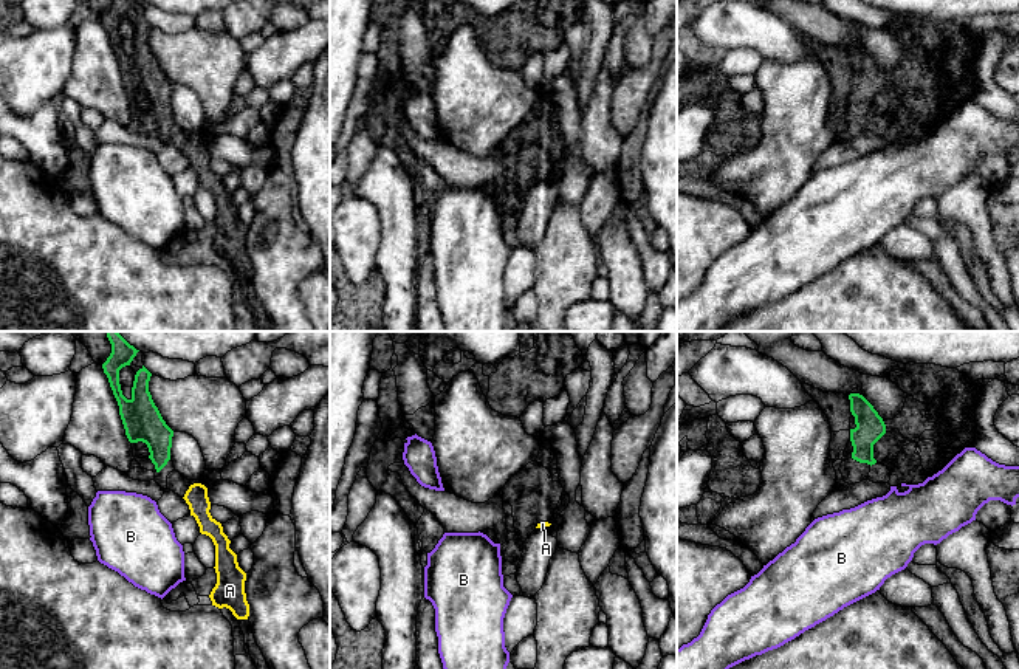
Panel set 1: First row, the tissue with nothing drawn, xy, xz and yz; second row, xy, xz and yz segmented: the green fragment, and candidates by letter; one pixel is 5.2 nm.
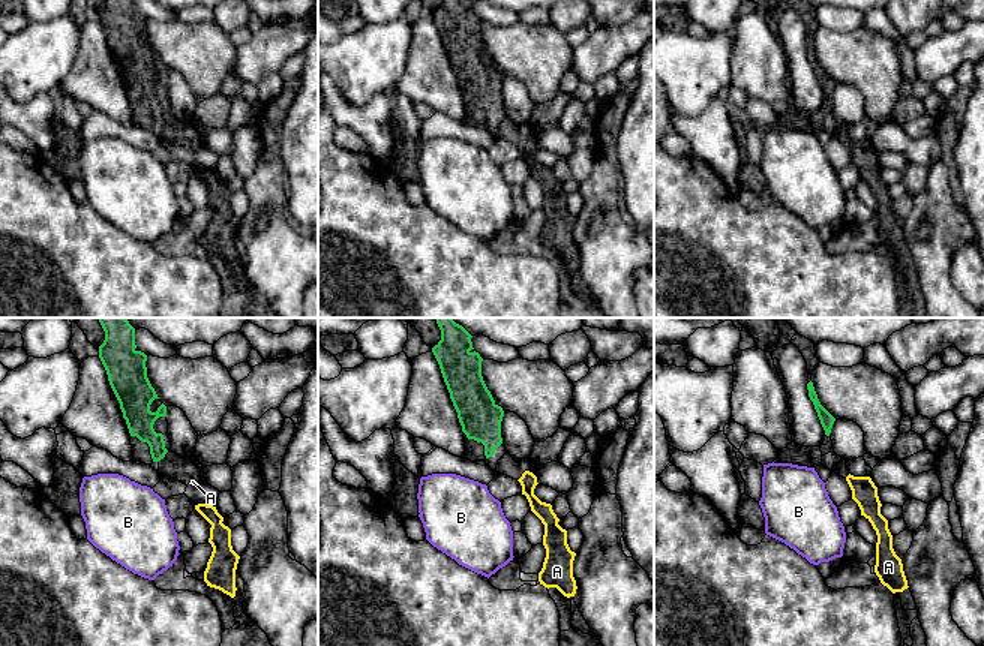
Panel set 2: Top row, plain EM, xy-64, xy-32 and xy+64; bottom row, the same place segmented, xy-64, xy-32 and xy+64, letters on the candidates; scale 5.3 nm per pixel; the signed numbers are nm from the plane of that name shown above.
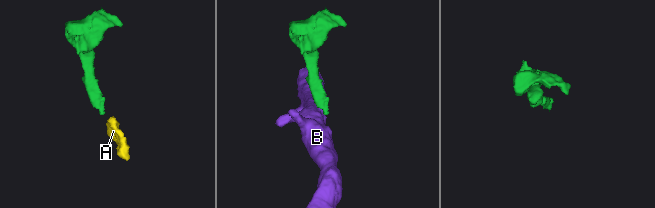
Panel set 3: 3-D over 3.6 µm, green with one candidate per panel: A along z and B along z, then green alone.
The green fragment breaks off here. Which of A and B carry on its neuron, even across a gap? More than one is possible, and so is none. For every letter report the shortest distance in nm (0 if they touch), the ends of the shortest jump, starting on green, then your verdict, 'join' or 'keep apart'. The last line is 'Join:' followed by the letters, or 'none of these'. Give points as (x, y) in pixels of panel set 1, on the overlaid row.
A: 170 nm | xy (166, 463), (189, 487) | join
B: 140 nm | xy (157, 471), (146, 496) | keep apart
Join: A

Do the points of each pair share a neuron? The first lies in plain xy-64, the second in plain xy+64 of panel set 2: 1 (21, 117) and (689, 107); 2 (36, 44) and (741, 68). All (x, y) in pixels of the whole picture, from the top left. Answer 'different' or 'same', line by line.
1: different
2: different

